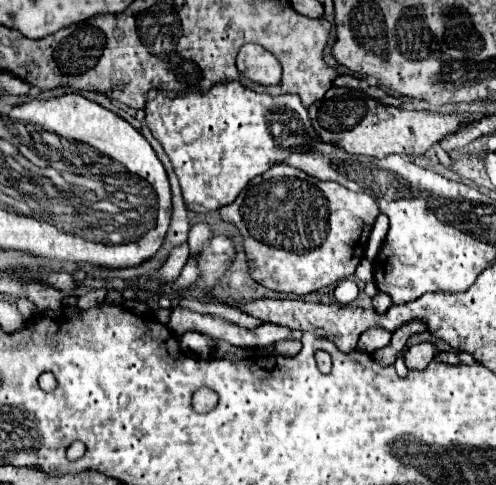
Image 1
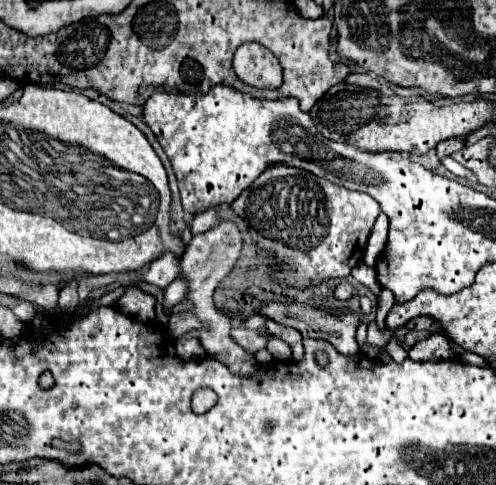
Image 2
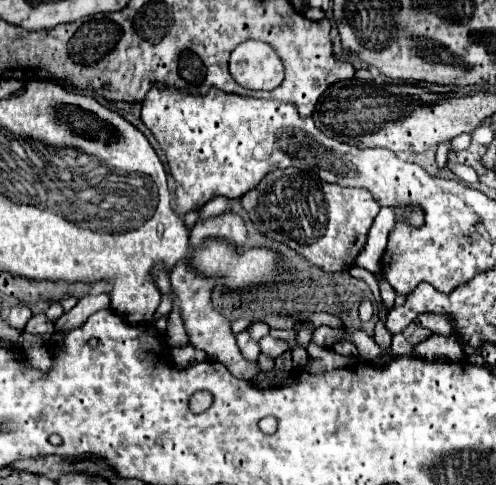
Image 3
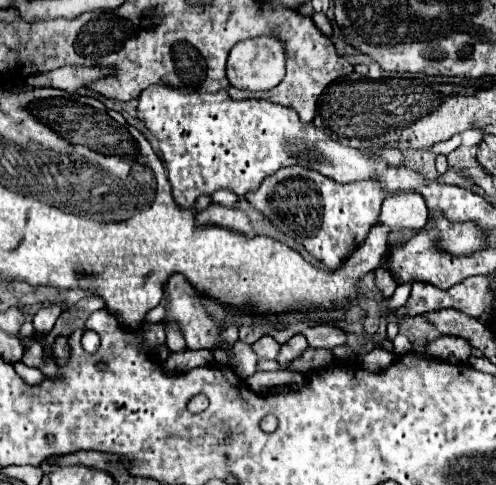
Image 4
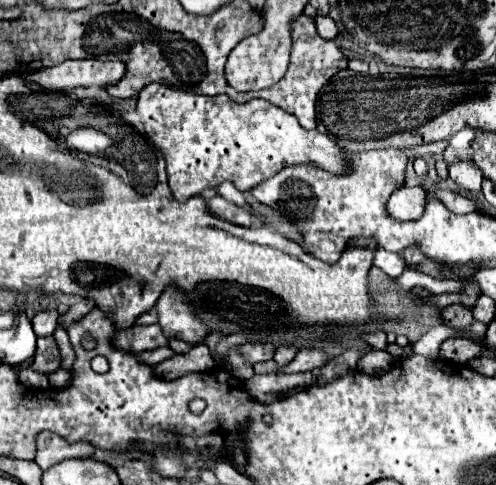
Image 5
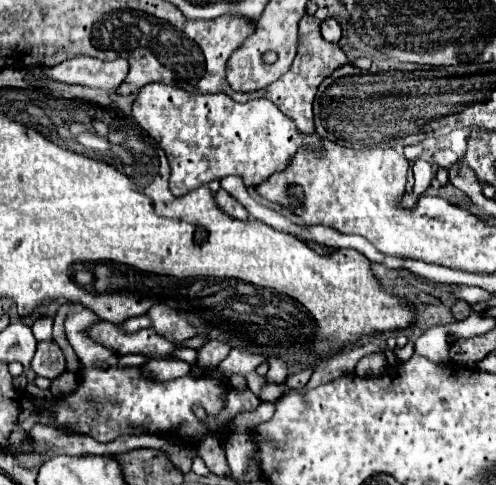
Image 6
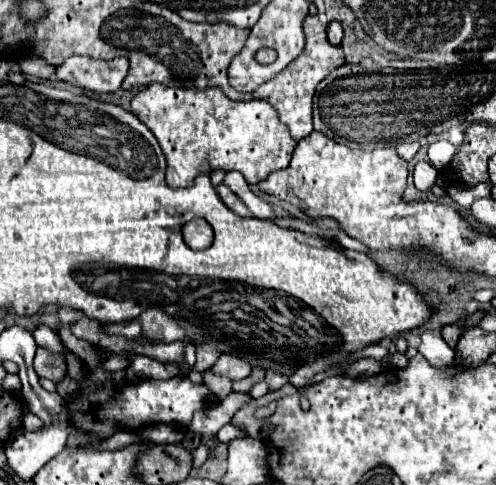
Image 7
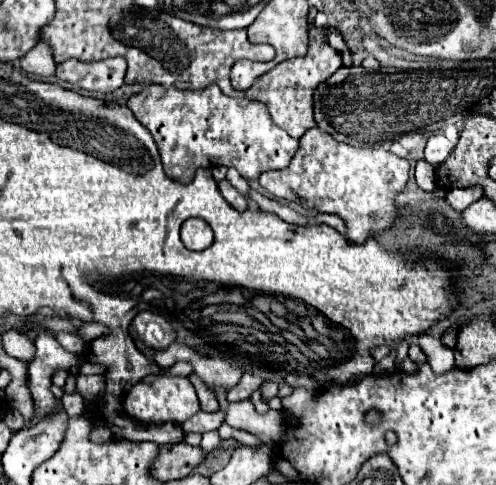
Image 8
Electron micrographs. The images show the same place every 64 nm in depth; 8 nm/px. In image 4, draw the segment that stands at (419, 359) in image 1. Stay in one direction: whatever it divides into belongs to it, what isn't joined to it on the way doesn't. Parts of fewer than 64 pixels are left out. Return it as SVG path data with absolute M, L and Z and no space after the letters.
M441 336L426 344L426 354L436 360L450 363L467 363L470 358L470 343L457 336Z

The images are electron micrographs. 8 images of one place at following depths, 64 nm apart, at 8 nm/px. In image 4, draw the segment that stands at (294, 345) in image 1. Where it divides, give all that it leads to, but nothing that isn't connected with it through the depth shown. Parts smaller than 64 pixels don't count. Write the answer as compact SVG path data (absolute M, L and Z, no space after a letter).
M262 336L256 344L252 344L258 358L276 358L280 352L280 344L272 336Z

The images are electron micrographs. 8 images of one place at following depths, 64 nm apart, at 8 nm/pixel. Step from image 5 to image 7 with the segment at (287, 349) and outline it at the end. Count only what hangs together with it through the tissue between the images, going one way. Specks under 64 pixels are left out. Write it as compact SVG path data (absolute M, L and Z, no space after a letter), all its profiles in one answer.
M270 370L270 372L266 372L266 382L268 382L270 390L278 390L288 382L288 376L286 374L276 374L276 372Z

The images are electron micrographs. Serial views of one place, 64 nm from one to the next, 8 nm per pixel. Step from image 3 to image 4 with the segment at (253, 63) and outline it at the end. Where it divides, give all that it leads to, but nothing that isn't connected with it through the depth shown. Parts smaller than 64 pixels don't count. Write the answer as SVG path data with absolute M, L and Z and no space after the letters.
M274 36L248 38L238 42L228 56L228 80L240 90L272 90L284 78L284 46Z

